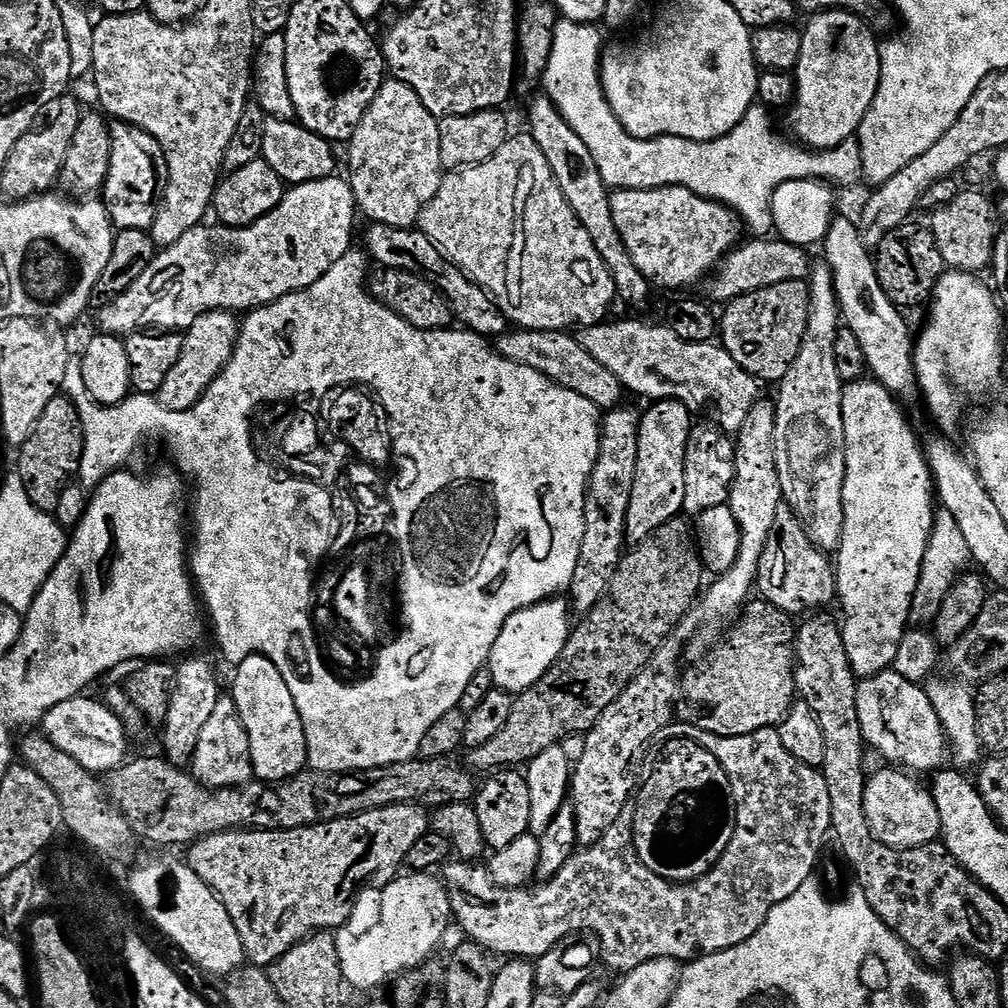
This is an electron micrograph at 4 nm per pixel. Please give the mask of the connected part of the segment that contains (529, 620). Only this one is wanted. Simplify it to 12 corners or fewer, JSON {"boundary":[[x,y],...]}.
{"boundary":[[565,601],[502,626],[486,665],[519,694],[554,666],[570,635]]}

